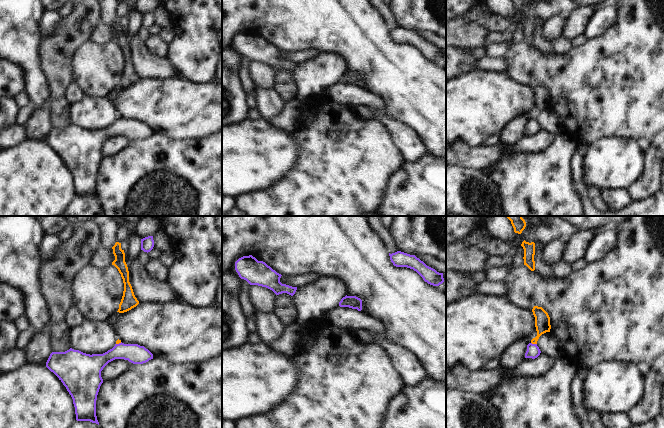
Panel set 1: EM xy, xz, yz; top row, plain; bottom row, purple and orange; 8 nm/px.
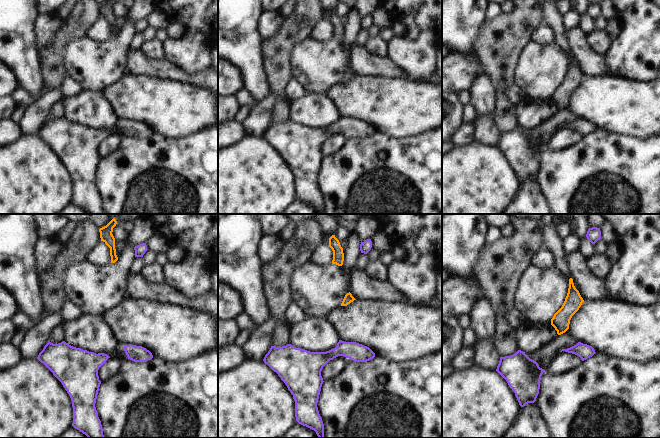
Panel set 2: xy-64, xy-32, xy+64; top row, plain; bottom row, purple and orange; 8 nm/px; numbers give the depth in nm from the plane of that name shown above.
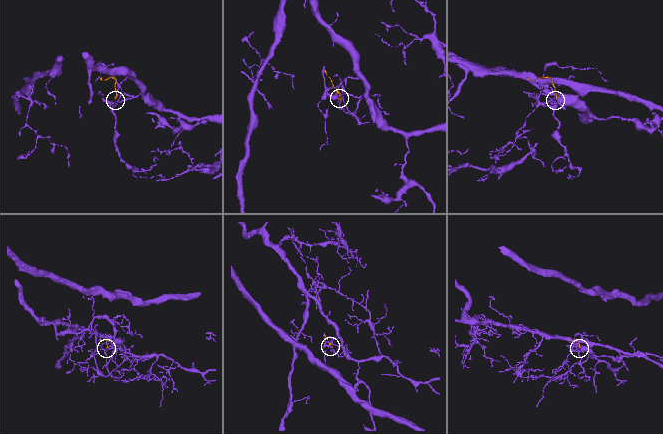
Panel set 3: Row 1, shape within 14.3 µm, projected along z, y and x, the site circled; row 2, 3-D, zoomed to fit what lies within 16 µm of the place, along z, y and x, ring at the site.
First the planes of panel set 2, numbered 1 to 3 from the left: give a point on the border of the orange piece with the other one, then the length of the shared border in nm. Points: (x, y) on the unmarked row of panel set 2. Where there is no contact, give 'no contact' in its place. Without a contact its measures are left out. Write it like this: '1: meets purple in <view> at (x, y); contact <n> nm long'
1: no contact
2: no contact
3: no contact

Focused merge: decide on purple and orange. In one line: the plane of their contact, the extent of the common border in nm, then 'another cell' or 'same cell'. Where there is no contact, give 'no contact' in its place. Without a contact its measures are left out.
contact in yz; length 50 nm; another cell

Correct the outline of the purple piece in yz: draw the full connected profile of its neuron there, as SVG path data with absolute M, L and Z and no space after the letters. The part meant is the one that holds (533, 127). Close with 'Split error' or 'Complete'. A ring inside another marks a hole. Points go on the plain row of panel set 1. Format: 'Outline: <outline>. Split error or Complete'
Outline: M529 119L527 121L527 127L525 129L525 134L532 134L535 135L540 131L541 127L537 120Z. Complete.

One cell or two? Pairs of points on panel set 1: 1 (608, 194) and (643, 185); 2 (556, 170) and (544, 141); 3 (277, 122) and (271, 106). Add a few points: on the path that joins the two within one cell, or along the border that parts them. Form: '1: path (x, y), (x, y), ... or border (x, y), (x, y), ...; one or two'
1: border (627, 190), (632, 200); two
2: border (557, 133), (554, 140), (545, 149), (524, 153); two
3: border (285, 103), (285, 106), (277, 115), (266, 120); two

